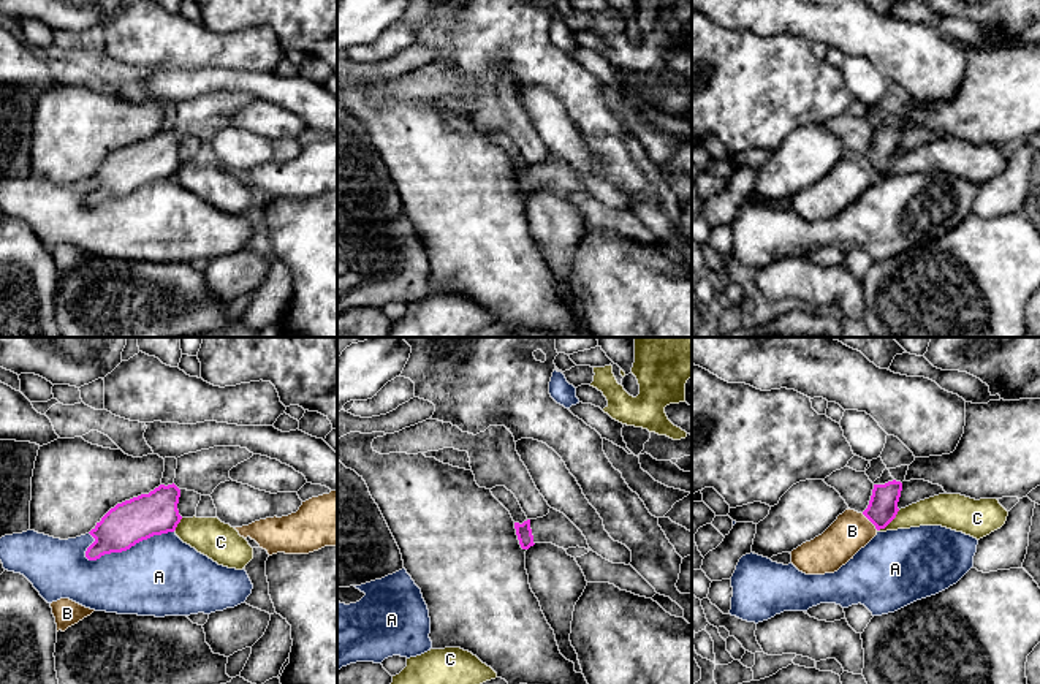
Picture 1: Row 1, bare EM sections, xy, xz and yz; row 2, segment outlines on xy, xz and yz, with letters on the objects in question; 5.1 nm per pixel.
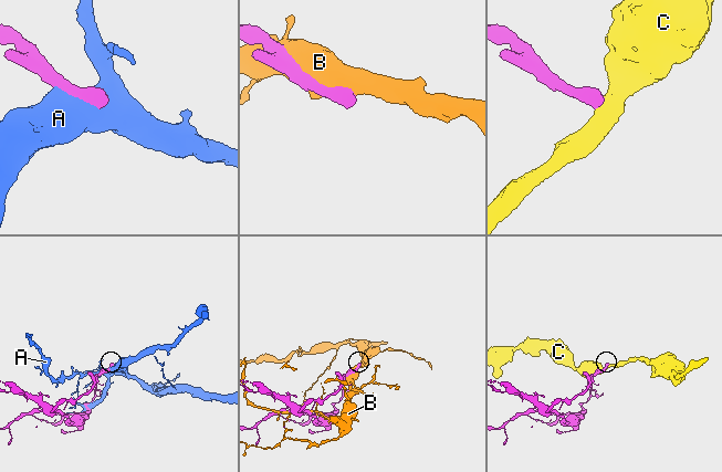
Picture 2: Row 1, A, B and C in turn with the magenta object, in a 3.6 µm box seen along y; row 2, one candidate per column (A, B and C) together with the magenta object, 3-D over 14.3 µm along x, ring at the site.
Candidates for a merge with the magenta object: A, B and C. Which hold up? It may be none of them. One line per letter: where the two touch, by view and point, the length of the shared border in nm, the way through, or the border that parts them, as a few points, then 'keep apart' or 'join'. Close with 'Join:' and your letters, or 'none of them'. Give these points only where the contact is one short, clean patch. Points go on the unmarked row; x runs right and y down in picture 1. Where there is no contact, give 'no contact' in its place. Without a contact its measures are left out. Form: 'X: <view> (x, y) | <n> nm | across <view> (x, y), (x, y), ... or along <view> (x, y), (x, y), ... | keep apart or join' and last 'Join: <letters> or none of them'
A: xy (129, 193) | 480 nm | keep apart
B: yz (869, 165) | 120 nm | keep apart
C: yz (888, 168) | 160 nm | along yz (899, 155), (877, 176) | keep apart
Join: none of them

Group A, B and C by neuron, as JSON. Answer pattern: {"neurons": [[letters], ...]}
{"neurons": [["A"], ["B"], ["C"]]}

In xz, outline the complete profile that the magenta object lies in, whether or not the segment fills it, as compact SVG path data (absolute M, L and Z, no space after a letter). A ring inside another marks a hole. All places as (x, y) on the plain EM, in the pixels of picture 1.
M549 154L549 158L543 163L527 165L522 169L514 168L514 174L522 195L529 195L535 188L552 188L564 195L579 192L592 196L583 177L564 158L554 154Z

